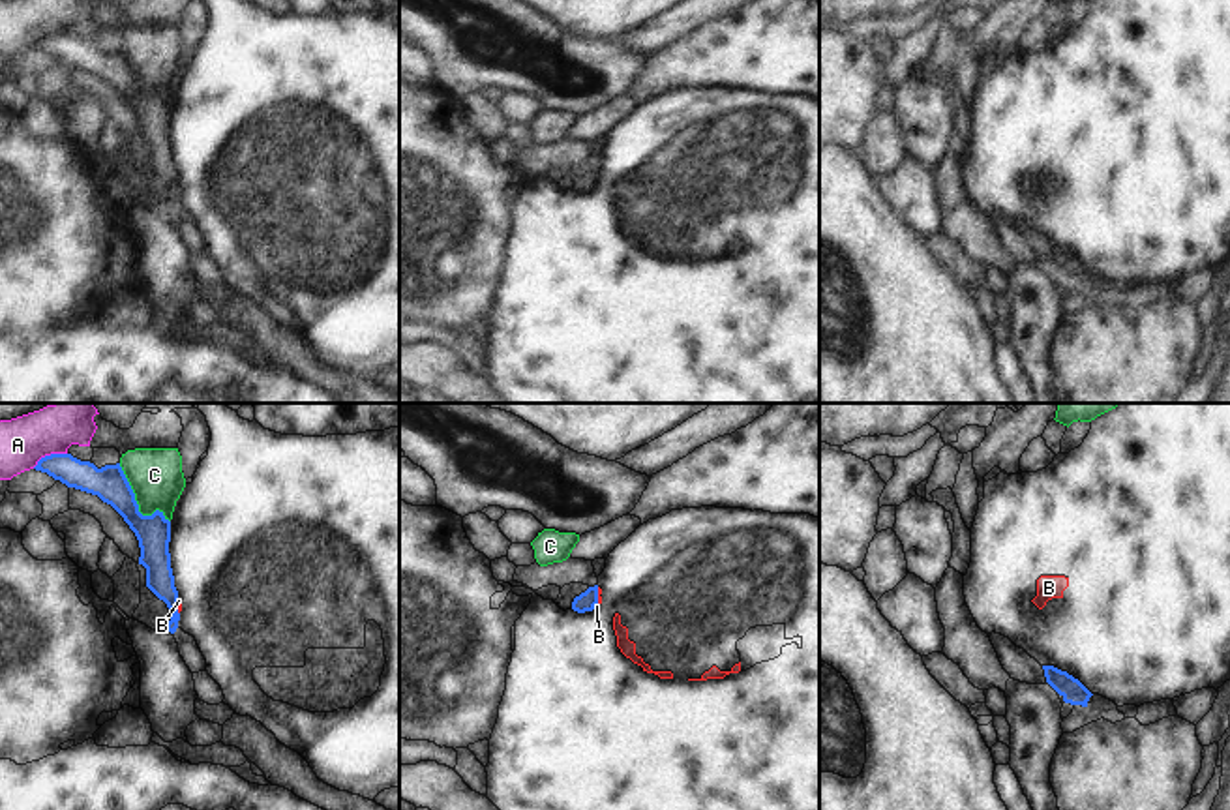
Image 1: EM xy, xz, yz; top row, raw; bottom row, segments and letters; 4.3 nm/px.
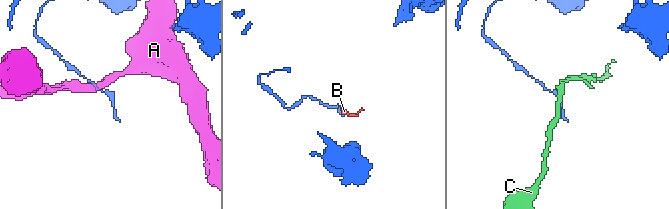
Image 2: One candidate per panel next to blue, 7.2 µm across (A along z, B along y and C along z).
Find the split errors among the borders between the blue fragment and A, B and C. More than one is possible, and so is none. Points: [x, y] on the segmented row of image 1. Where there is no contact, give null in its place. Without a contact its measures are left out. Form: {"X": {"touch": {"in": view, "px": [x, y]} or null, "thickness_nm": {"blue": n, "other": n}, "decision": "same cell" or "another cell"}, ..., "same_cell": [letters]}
{"A": {"touch": {"in": "xy", "px": [51, 454]}, "thickness_nm": {"blue": 130, "other": 200}, "decision": "another cell"}, "B": {"touch": {"in": "xz", "px": [597, 599]}, "thickness_nm": {"blue": 80, "other": 20}, "decision": "another cell"}, "C": {"touch": {"in": "xy", "px": [135, 503]}, "thickness_nm": {"blue": 150, "other": 220}, "decision": "another cell"}, "same_cell": []}

